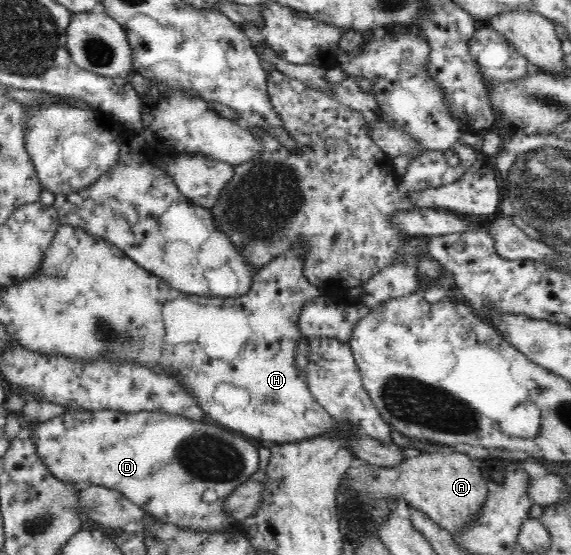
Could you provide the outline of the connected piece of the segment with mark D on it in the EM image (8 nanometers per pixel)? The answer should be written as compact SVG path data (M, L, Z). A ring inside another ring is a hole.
M84 410L84 411L66 411L63 414L37 423L31 430L32 440L35 442L37 454L42 462L48 467L48 470L56 479L64 483L80 484L85 486L104 486L105 488L114 488L124 497L129 498L137 506L140 506L149 519L162 522L164 524L176 524L184 529L196 529L196 531L228 531L230 525L235 525L234 519L224 514L224 502L226 497L230 496L240 484L244 484L246 479L251 478L258 470L258 451L248 440L241 438L240 435L234 436L232 431L227 428L218 428L212 424L202 424L206 421L192 420L178 414L170 414L160 411L140 411L136 413L125 413L118 410Z

